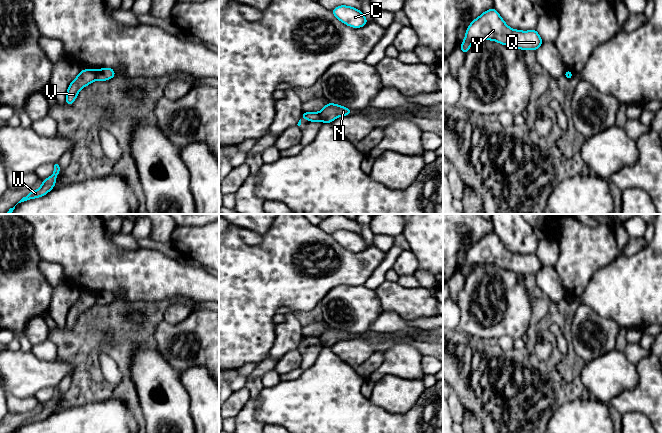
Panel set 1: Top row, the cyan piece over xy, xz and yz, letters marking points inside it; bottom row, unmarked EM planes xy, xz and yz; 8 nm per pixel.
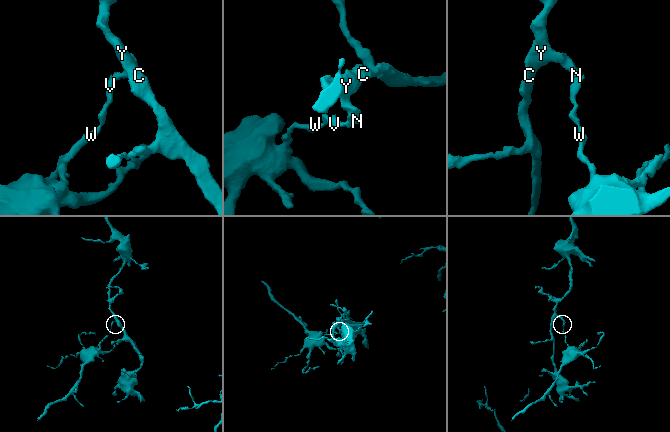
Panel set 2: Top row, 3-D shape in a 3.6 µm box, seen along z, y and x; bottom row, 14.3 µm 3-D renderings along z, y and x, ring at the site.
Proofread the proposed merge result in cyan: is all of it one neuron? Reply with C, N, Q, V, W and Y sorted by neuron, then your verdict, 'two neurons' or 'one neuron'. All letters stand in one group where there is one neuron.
C N Q Y / V W | two neurons

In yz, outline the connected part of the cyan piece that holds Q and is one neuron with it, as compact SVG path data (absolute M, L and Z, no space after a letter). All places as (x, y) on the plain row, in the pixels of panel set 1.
M494 231L482 237L468 250L461 275L465 279L475 264L493 264L517 273L536 275L543 267L536 253L511 253Z

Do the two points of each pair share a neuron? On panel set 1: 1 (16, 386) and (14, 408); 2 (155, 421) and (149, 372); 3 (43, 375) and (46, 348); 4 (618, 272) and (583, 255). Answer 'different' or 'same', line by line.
1: different
2: same
3: different
4: different

